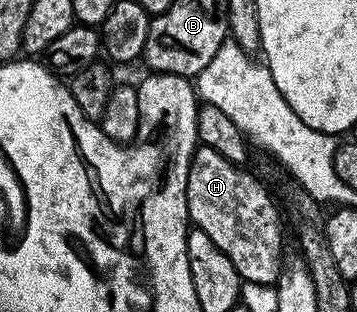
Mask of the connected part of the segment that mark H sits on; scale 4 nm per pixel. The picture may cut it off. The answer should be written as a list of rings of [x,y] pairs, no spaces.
[[[200,145],[191,158],[191,167],[187,177],[187,217],[194,229],[205,232],[229,260],[233,260],[233,268],[237,268],[243,282],[275,286],[278,283],[283,262],[283,226],[279,223],[279,212],[271,194],[243,166],[235,166],[221,152],[213,152],[213,148]]]

